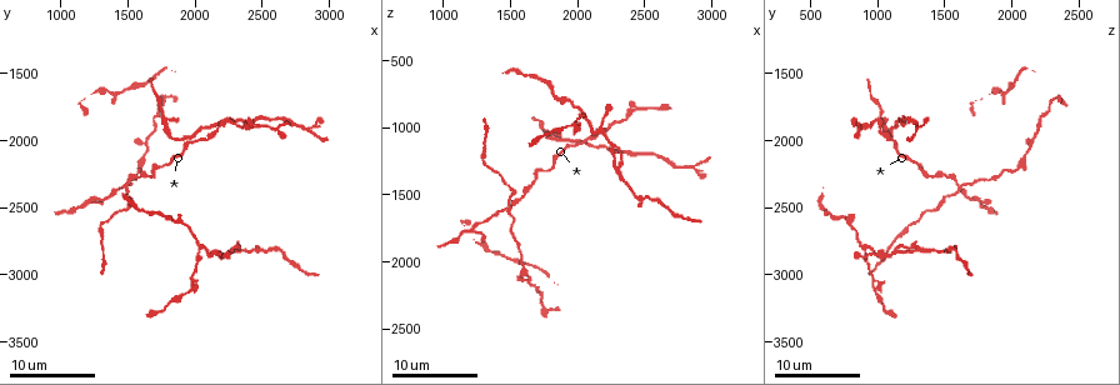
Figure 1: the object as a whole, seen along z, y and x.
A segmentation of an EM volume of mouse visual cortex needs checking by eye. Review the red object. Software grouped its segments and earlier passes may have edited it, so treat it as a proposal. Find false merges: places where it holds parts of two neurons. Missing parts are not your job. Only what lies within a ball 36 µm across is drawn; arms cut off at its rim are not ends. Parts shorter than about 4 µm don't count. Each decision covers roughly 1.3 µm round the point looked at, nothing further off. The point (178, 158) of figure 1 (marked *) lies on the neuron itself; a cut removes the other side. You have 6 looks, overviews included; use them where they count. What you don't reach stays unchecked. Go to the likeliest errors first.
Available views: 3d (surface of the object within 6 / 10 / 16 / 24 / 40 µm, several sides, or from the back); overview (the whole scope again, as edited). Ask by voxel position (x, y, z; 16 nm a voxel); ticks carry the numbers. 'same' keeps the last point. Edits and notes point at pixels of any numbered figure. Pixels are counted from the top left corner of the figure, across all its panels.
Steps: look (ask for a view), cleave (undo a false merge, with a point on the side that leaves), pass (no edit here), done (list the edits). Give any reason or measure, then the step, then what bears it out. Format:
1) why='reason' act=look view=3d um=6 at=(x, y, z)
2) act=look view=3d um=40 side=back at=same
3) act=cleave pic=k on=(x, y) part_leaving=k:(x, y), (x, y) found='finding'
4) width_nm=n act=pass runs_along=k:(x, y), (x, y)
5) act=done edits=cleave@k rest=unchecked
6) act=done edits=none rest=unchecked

why='thin arm on a thick one' act=look view=3d um=10 at=(1480, 2360, 1600)

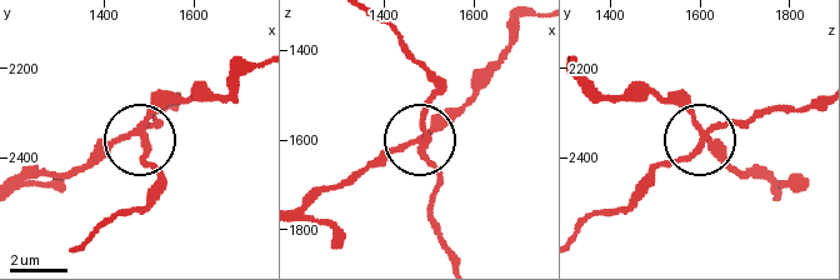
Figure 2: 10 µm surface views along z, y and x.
arms=4 act=cleave pic=2 on=(161, 120) part_leaving=2:(708, 134), (814, 106) found='two neurons meet here'

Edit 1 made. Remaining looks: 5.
why='four-way junction' act=look view=3d um=10 at=(1980, 2020, 1120)

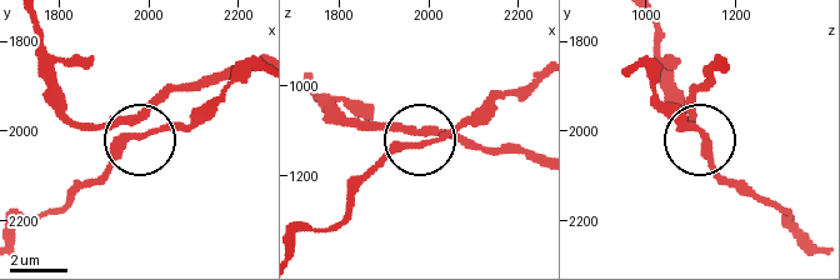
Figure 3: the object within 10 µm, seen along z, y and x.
act=look view=3d um=6 at=(1990, 2005, 1130)

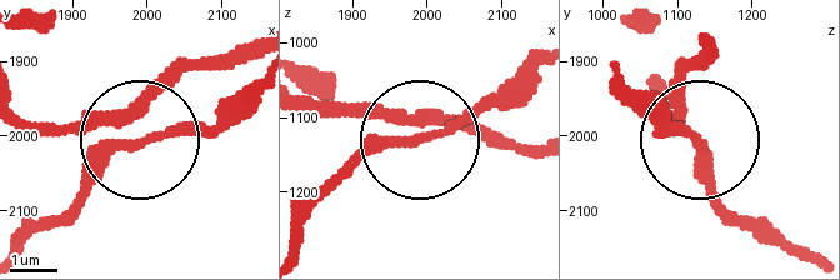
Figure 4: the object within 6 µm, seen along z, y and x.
arms=4 act=pass found='continuous, no second neuron'

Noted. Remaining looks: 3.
why='branch point' act=look view=3d um=10 at=(1860, 2580, 780)

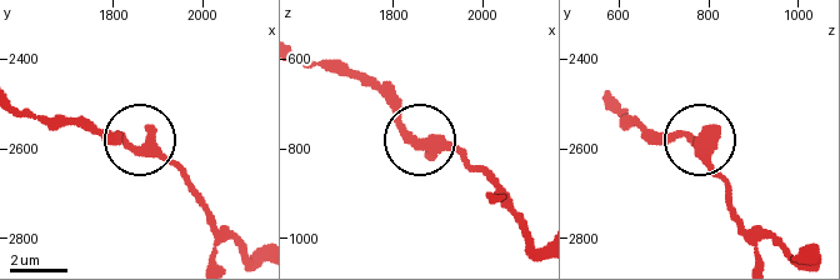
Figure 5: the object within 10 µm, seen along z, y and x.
arms=3 act=pass found='all the same neuron'

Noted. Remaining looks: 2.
act=done edits=cleave@2 rest=unchecked

